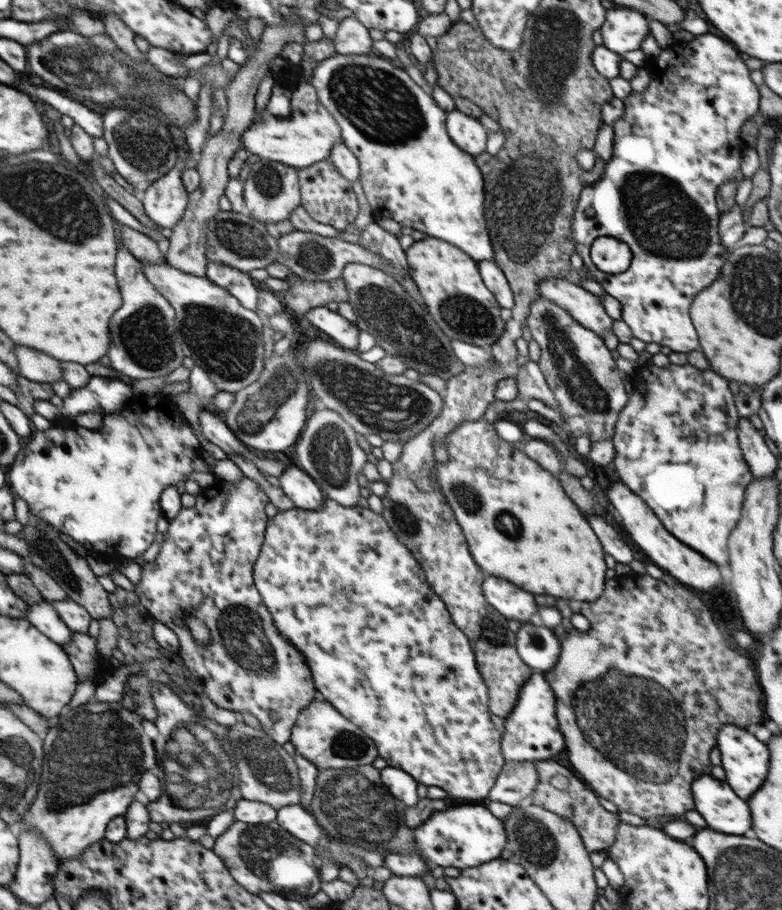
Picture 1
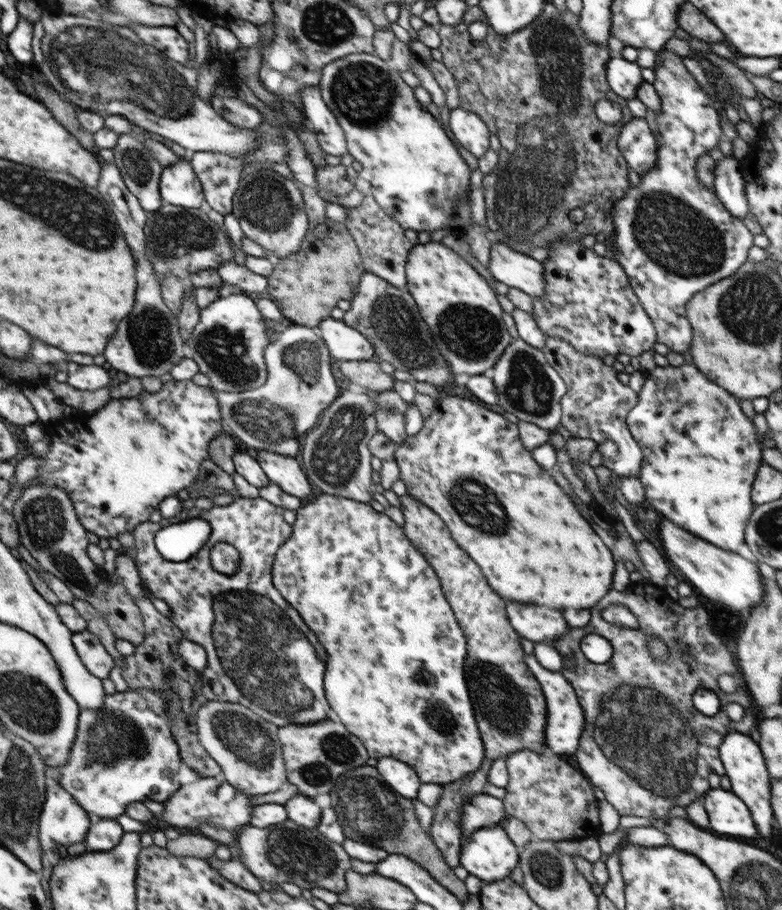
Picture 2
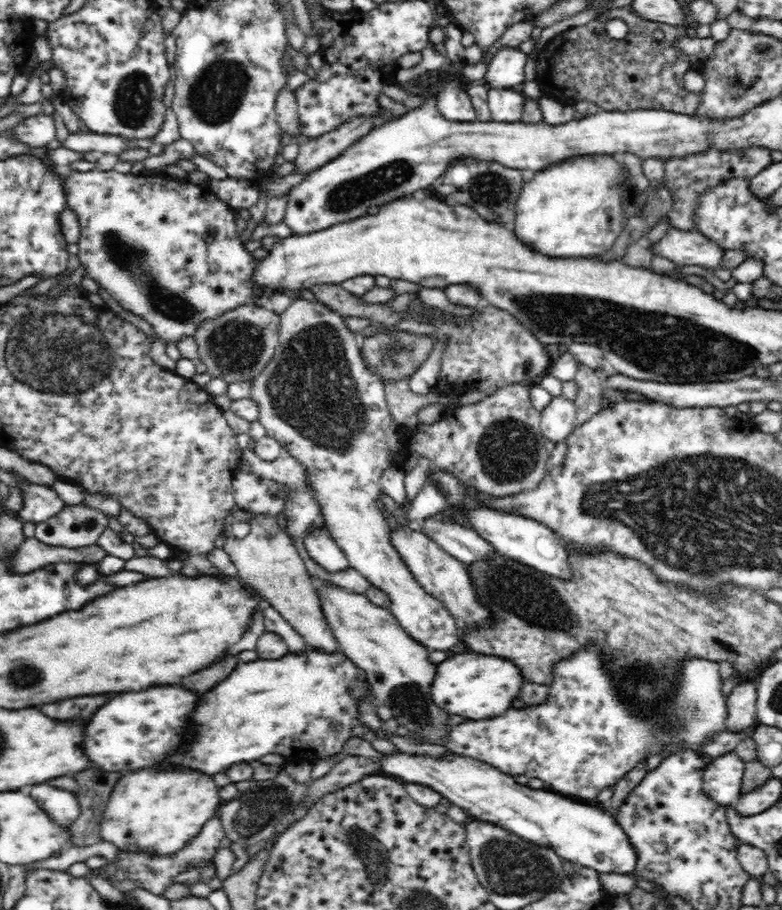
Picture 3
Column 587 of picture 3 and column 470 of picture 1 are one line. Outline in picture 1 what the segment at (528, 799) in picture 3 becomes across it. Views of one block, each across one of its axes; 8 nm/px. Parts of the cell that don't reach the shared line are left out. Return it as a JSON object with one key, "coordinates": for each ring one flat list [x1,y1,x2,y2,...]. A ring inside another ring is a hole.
{"coordinates":[[453,802,444,810,436,811,414,829,414,844,418,854,430,858,437,866,465,869,500,857,507,843,503,821,479,804]]}

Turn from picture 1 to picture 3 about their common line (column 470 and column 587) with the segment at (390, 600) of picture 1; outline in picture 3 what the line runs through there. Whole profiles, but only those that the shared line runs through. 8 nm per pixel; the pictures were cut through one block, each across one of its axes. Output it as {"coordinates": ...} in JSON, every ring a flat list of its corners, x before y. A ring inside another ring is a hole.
{"coordinates":[[593,642,555,665,552,671,553,684,549,688,548,702,544,705,527,706,523,709,510,707,502,716,486,720,468,719,458,724,452,732,448,732,448,740,442,745,449,752,486,763,504,774,524,774,528,778,540,778,554,792,586,801,596,798,602,789,613,787,643,760,662,753,662,744,681,742,684,748,695,751,698,745,725,730,728,709,722,693,724,682,719,676,718,663,704,659,683,661,681,680,672,700,652,706,652,712,648,716,643,716,637,706,634,710,635,705,626,704,626,700,622,700,620,689,614,688,614,679,610,678,611,674,607,671,604,649]]}

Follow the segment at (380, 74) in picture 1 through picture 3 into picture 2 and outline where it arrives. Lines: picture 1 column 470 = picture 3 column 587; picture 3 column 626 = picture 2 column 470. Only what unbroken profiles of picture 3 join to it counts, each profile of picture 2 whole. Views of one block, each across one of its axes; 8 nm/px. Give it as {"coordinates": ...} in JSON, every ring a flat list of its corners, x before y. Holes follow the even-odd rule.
{"coordinates":[[354,53,349,54,334,60,327,64,322,69,321,79,318,84,322,98,324,102,328,105,328,108,334,113,336,120,340,123,342,130,344,131,348,153,352,155,354,161,360,162,363,169,367,169,372,174,372,180,370,180,370,185,372,188,372,196,375,198,376,203,392,220,398,222,402,228,420,231,430,231,440,230,440,228,448,229,452,234,466,234,467,227,472,224,472,212,471,208,468,206,469,201,469,186,471,173,467,162,462,159,460,152,454,146,454,143,443,129,441,121,437,121,436,118,427,111,426,108,416,99,414,96,414,91,411,86,406,84,405,80,402,80,401,74,391,66,387,61,378,58,374,54,366,53]]}

